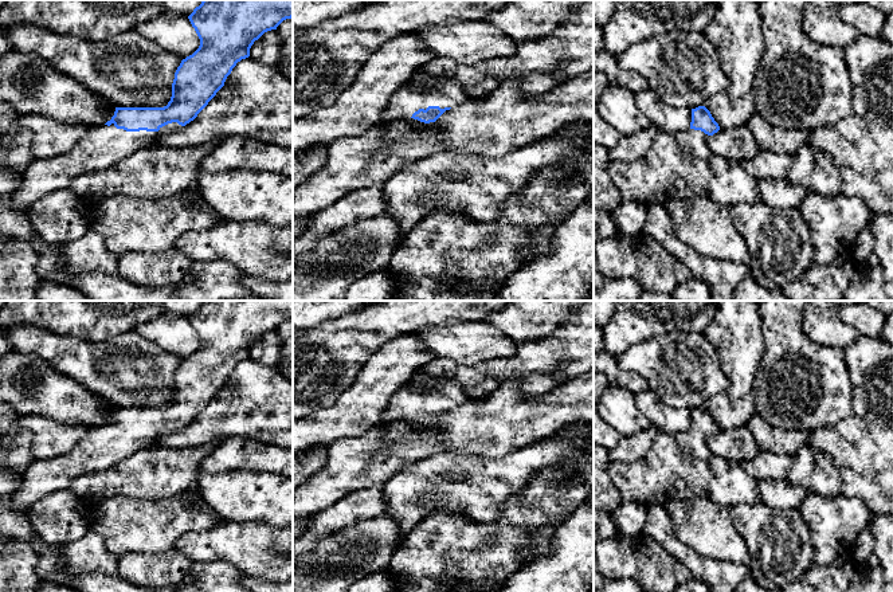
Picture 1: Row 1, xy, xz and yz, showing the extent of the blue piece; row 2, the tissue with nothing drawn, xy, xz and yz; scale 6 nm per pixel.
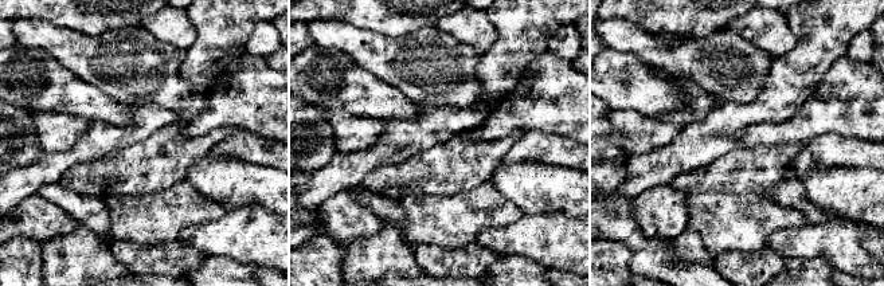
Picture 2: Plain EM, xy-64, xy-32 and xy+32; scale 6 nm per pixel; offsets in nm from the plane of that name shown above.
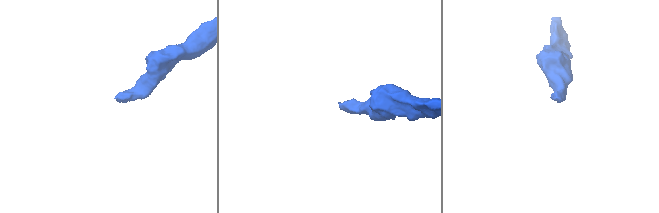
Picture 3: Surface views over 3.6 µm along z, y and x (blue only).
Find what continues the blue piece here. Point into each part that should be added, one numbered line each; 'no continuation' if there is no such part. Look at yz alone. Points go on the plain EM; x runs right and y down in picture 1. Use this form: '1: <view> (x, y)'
1: yz (692, 442)

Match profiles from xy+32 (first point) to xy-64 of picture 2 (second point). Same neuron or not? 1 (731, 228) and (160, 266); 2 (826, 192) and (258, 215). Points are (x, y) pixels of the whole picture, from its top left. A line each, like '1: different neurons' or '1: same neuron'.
1: different neurons
2: different neurons

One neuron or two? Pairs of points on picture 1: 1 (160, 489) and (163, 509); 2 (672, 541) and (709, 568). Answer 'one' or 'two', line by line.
1: two
2: one

